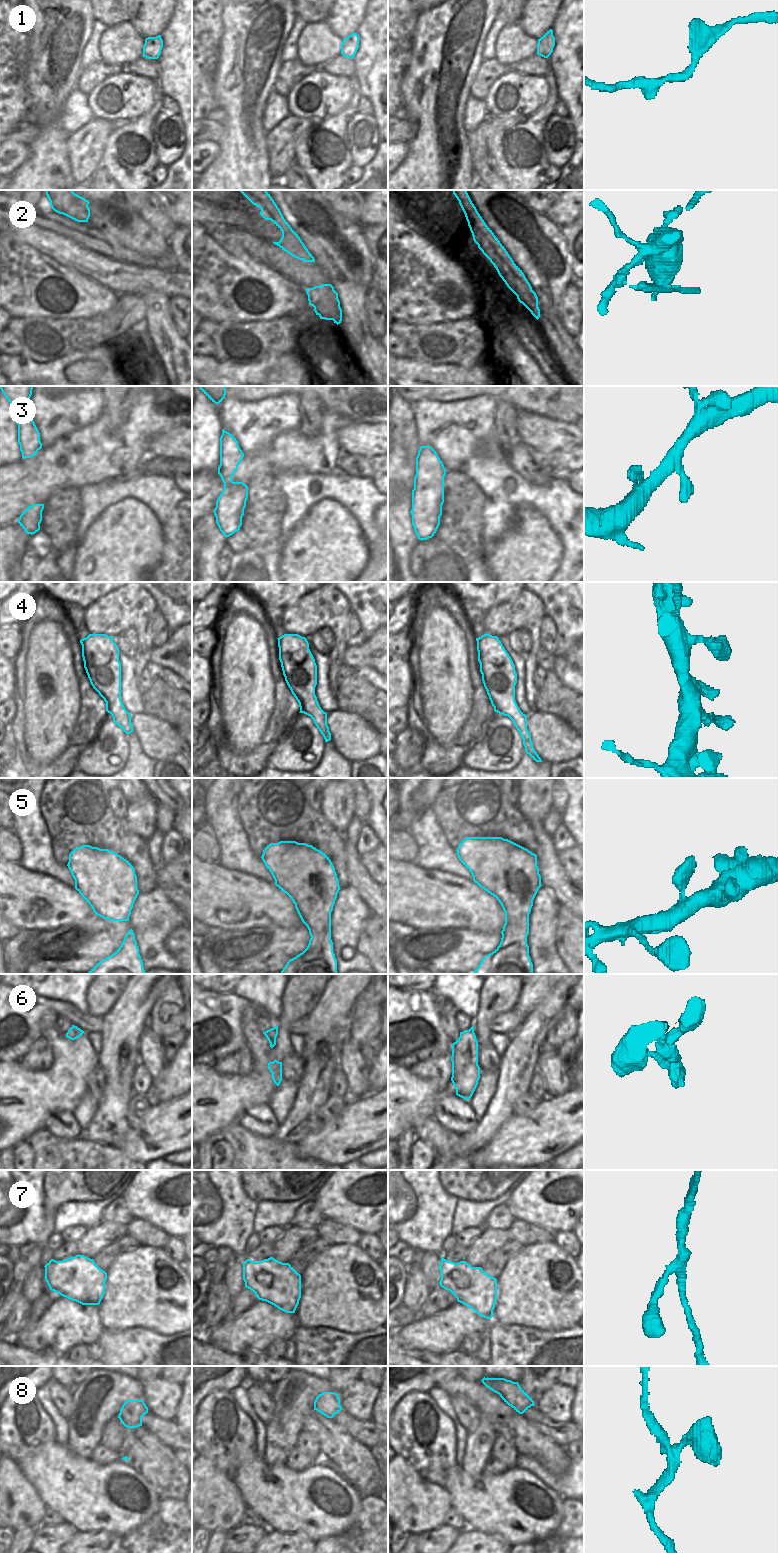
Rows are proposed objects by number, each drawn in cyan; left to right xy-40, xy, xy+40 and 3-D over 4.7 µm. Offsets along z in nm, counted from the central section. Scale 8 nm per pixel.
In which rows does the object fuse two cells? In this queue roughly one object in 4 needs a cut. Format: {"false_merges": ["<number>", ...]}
{"false_merges": ["2"]}

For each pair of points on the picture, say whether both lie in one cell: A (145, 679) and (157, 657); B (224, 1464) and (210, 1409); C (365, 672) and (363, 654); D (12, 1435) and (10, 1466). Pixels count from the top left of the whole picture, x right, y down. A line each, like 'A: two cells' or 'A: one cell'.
A: two cells
B: one cell
C: two cells
D: two cells

